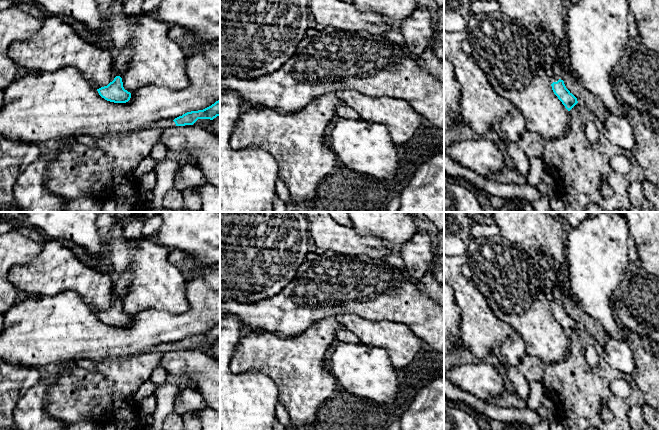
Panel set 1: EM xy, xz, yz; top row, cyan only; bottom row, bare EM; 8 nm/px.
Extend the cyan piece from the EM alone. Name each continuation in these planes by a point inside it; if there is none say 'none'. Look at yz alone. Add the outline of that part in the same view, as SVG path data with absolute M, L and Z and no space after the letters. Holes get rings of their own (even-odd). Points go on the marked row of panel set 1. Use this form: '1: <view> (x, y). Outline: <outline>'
1: yz (557, 73). Outline: M559 52L556 55L556 60L553 63L553 71L550 74L550 84L557 82L559 79L563 80L563 53Z

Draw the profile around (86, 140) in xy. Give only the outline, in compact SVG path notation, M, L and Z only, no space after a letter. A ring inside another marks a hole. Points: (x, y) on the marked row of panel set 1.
M75 135L73 138L78 142L88 147L96 145L96 138L89 135Z

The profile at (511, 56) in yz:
M500 11L468 17L467 30L471 56L479 64L496 93L509 99L515 108L522 113L526 130L540 135L545 141L562 136L569 127L570 114L552 90L550 75L544 69L546 63L545 46L540 38Z

